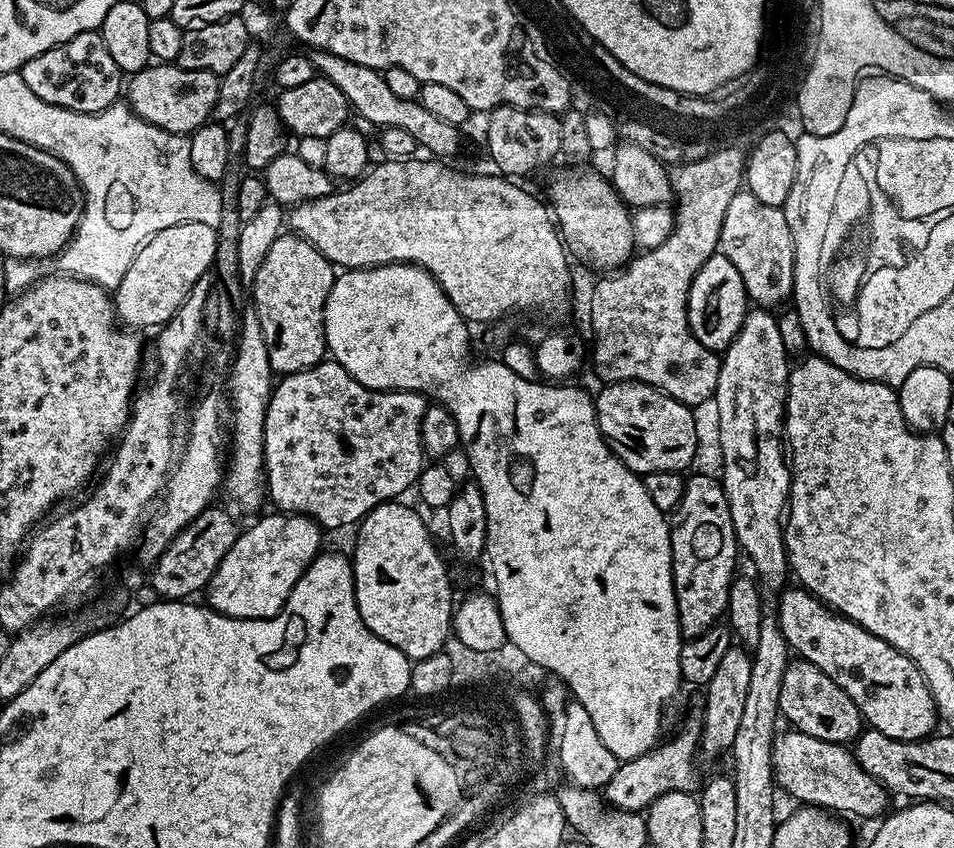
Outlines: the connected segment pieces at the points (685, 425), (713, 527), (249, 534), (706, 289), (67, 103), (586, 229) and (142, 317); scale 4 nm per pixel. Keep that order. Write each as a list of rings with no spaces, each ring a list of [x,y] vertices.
[[[636,380],[622,381],[620,383],[605,383],[603,387],[595,393],[594,399],[596,402],[596,421],[600,427],[600,433],[604,436],[604,441],[607,442],[610,451],[622,462],[626,467],[637,474],[643,474],[646,472],[657,472],[658,470],[670,470],[671,472],[680,472],[684,470],[684,467],[691,465],[695,458],[696,448],[696,425],[698,423],[697,417],[692,417],[694,414],[693,409],[683,404],[680,401],[676,401],[674,397],[668,396],[666,393],[661,392],[656,388],[652,388],[648,384],[642,384]]]
[[[689,475],[684,482],[684,497],[671,513],[670,550],[672,581],[681,637],[701,636],[717,627],[727,613],[728,591],[737,575],[736,542],[731,508],[721,481],[715,476]]]
[[[275,515],[245,527],[226,558],[218,562],[218,570],[214,570],[206,589],[207,607],[235,620],[265,620],[283,610],[298,578],[322,551],[322,529],[309,516]]]
[[[715,254],[704,262],[694,276],[688,298],[688,318],[694,338],[717,354],[731,346],[734,338],[742,330],[743,320],[750,309],[748,291],[738,274],[734,262],[722,254]]]
[[[96,30],[78,34],[58,46],[38,54],[38,58],[30,58],[30,62],[26,62],[18,71],[22,82],[26,82],[26,86],[30,86],[31,92],[38,94],[38,98],[42,98],[42,102],[50,102],[50,106],[62,106],[66,110],[101,112],[117,103],[122,96],[122,80],[120,84],[122,73],[114,62],[114,58],[110,58],[110,50],[106,50],[106,42],[102,42],[100,33]]]
[[[588,166],[568,167],[572,168],[564,168],[553,174],[547,196],[567,251],[573,257],[581,256],[589,260],[596,268],[606,268],[602,270],[625,267],[637,251],[632,212],[613,188],[607,175],[599,176],[584,168]]]
[[[182,222],[158,230],[154,238],[130,262],[126,278],[114,289],[116,315],[121,325],[132,330],[163,326],[173,320],[177,310],[199,280],[215,265],[217,229],[202,222]]]

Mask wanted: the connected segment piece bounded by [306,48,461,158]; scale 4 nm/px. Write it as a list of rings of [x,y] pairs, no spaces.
[[[308,48],[306,54],[313,69],[345,95],[349,109],[356,116],[366,118],[380,130],[390,126],[406,130],[406,134],[413,136],[421,149],[425,148],[428,151],[425,153],[436,158],[452,158],[448,156],[459,150],[461,129],[450,122],[442,122],[442,118],[437,118],[435,114],[430,114],[430,110],[423,108],[419,99],[398,98],[398,94],[394,94],[390,91],[390,86],[386,86],[383,71],[362,66],[358,62],[350,62],[346,58],[338,58],[338,54],[330,54],[321,48]]]

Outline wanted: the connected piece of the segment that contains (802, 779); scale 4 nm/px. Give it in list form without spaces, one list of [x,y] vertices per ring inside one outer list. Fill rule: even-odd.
[[[795,730],[781,731],[772,746],[772,770],[775,787],[781,793],[789,792],[801,805],[822,808],[832,814],[849,812],[852,816],[885,815],[890,793],[857,762],[845,745],[822,742]]]

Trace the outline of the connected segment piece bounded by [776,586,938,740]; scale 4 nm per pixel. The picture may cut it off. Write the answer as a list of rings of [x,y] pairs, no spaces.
[[[788,586],[780,592],[776,618],[789,649],[799,659],[814,662],[822,674],[834,678],[865,721],[886,738],[923,740],[937,731],[936,703],[922,670],[890,642],[837,614],[819,596],[799,586]]]

